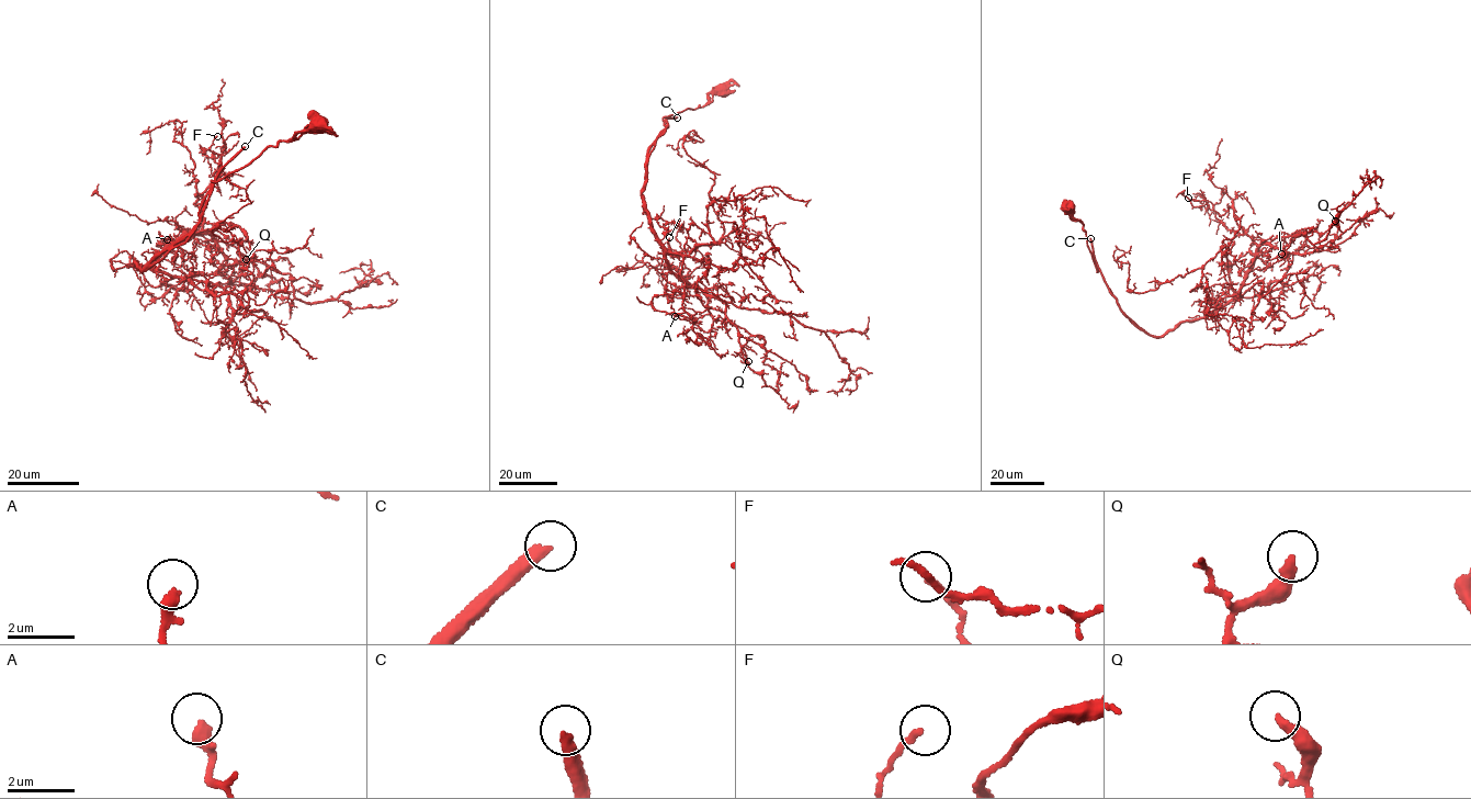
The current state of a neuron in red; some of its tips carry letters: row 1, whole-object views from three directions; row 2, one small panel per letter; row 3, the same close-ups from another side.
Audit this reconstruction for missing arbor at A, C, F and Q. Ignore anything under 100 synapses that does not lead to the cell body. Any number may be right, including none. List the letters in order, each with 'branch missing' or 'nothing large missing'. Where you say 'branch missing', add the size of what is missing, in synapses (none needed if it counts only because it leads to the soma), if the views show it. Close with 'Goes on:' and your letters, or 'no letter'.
A: nothing large missing
C: branch missing; 500 synapses
F: nothing large missing
Q: nothing large missing
Goes on: C

